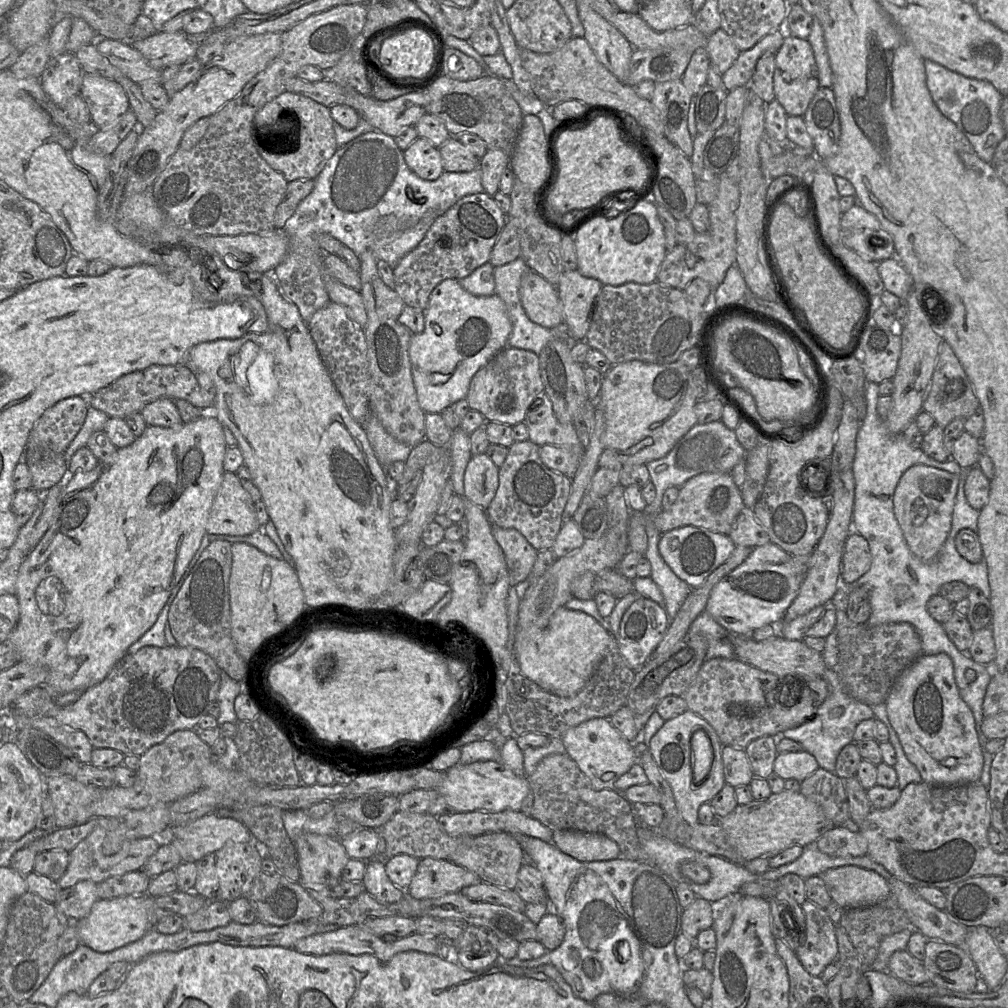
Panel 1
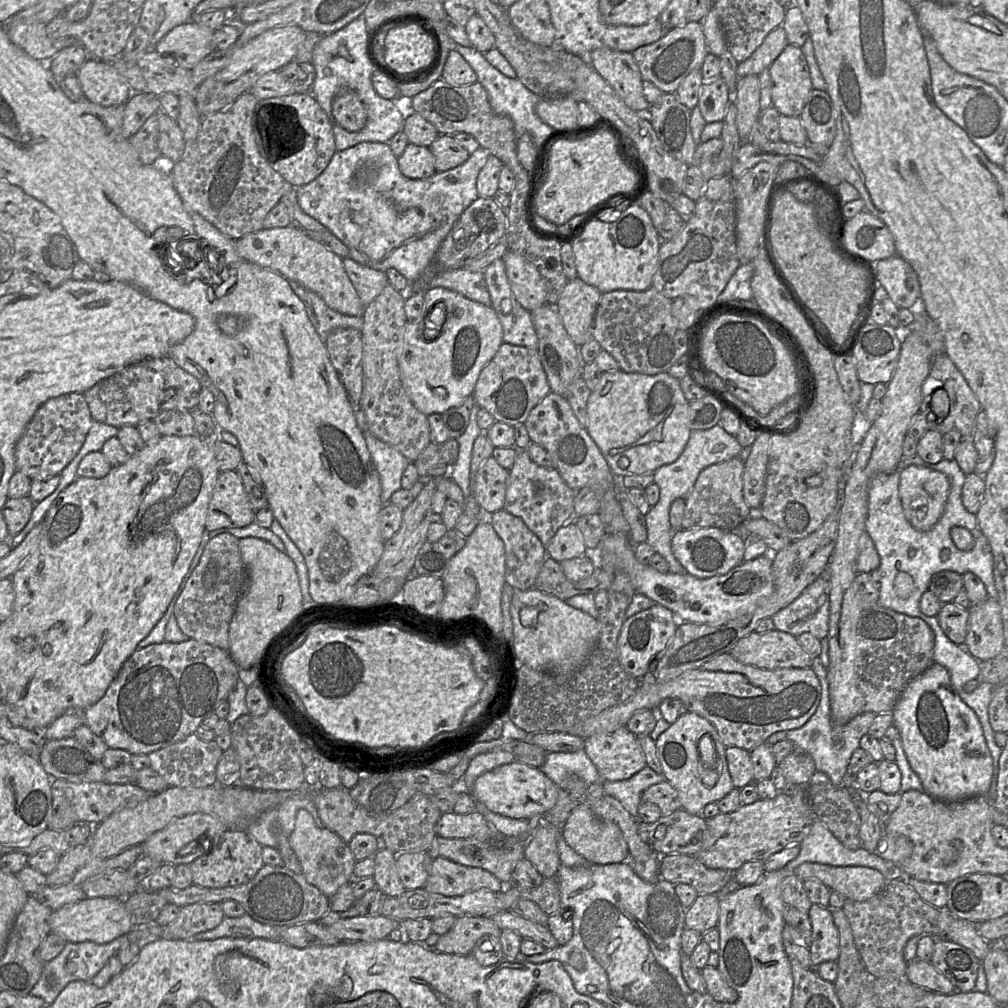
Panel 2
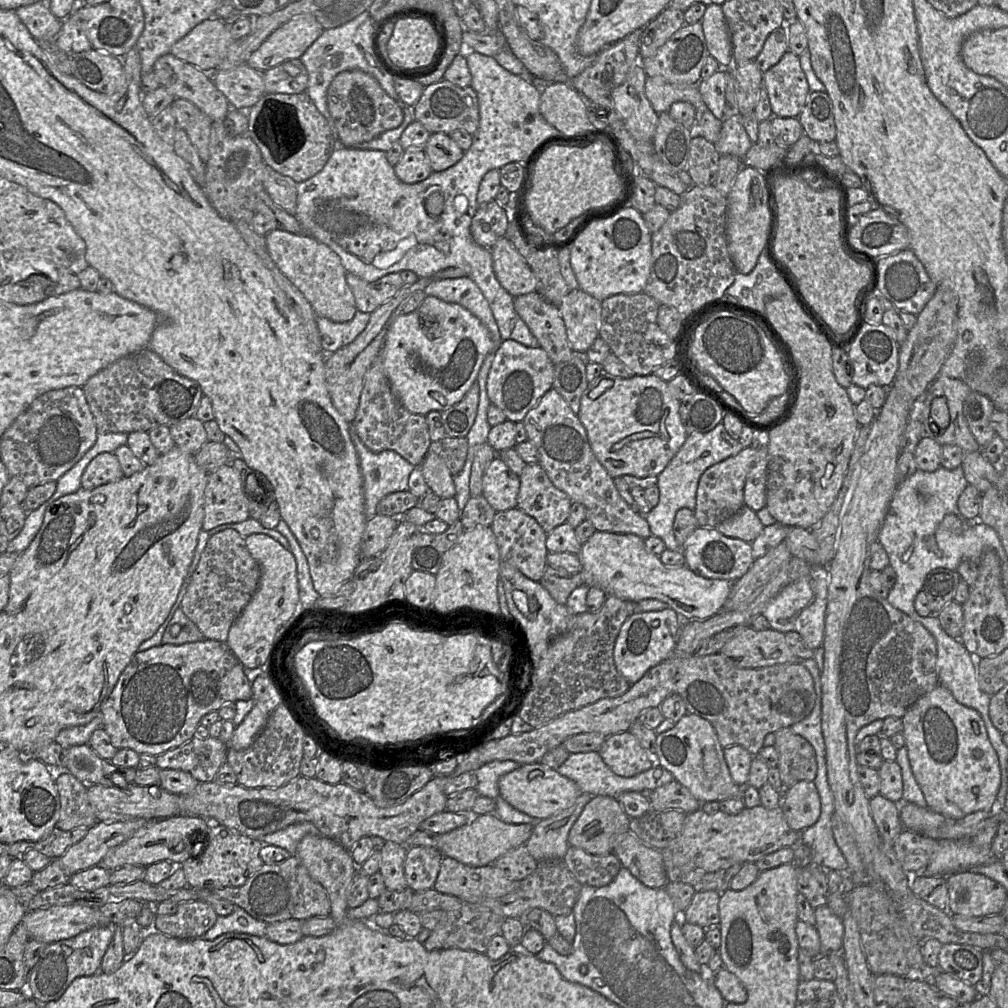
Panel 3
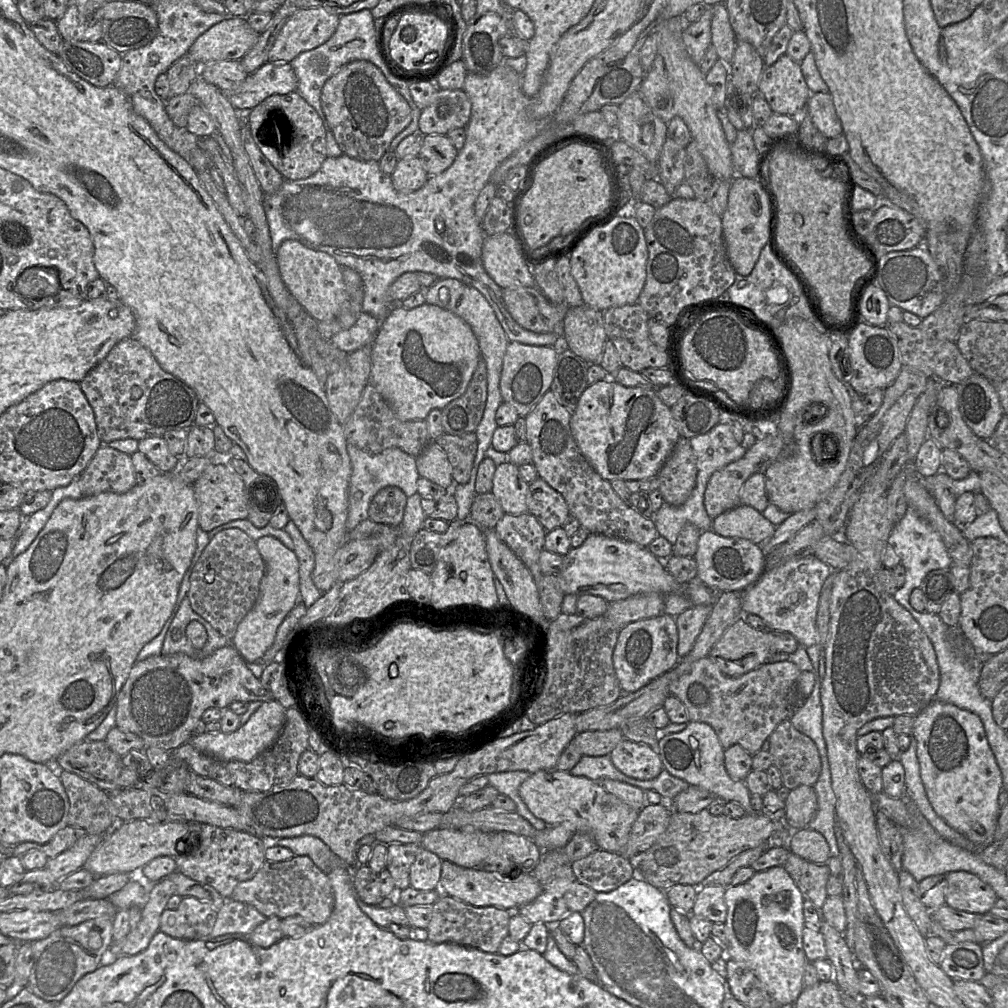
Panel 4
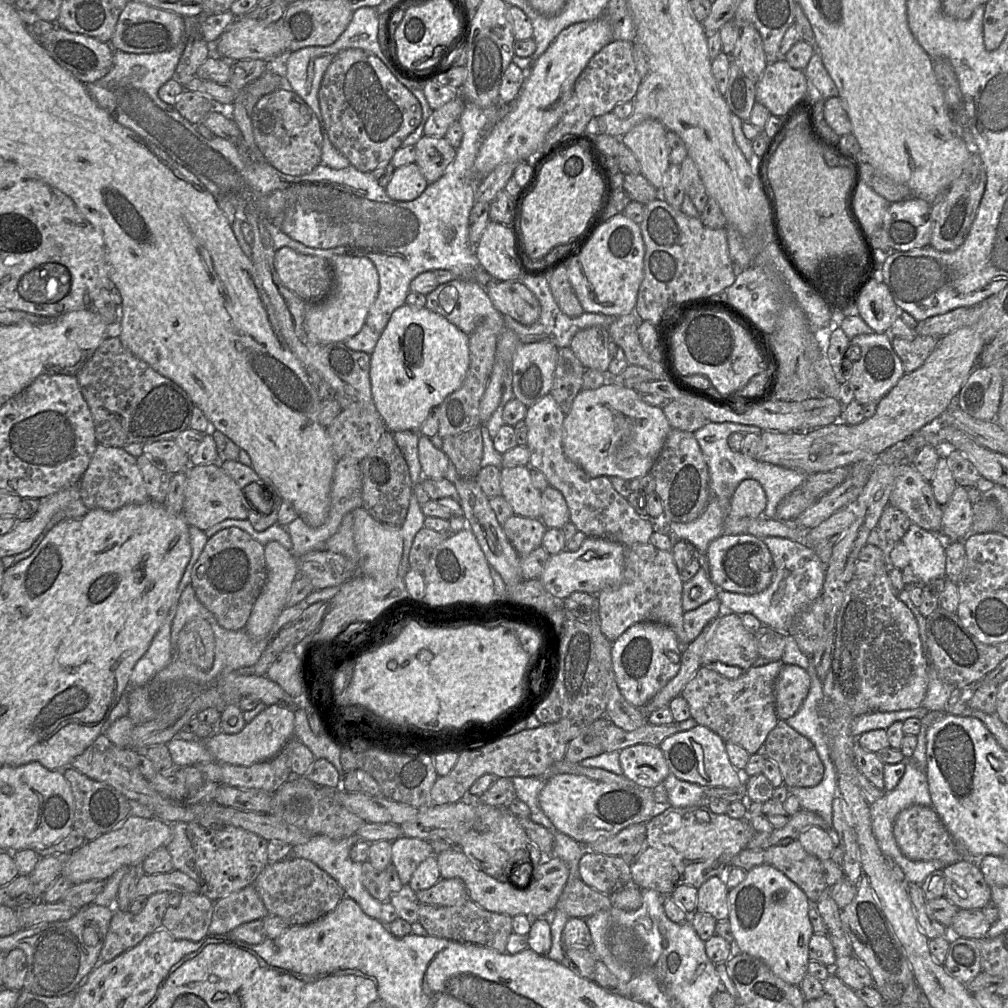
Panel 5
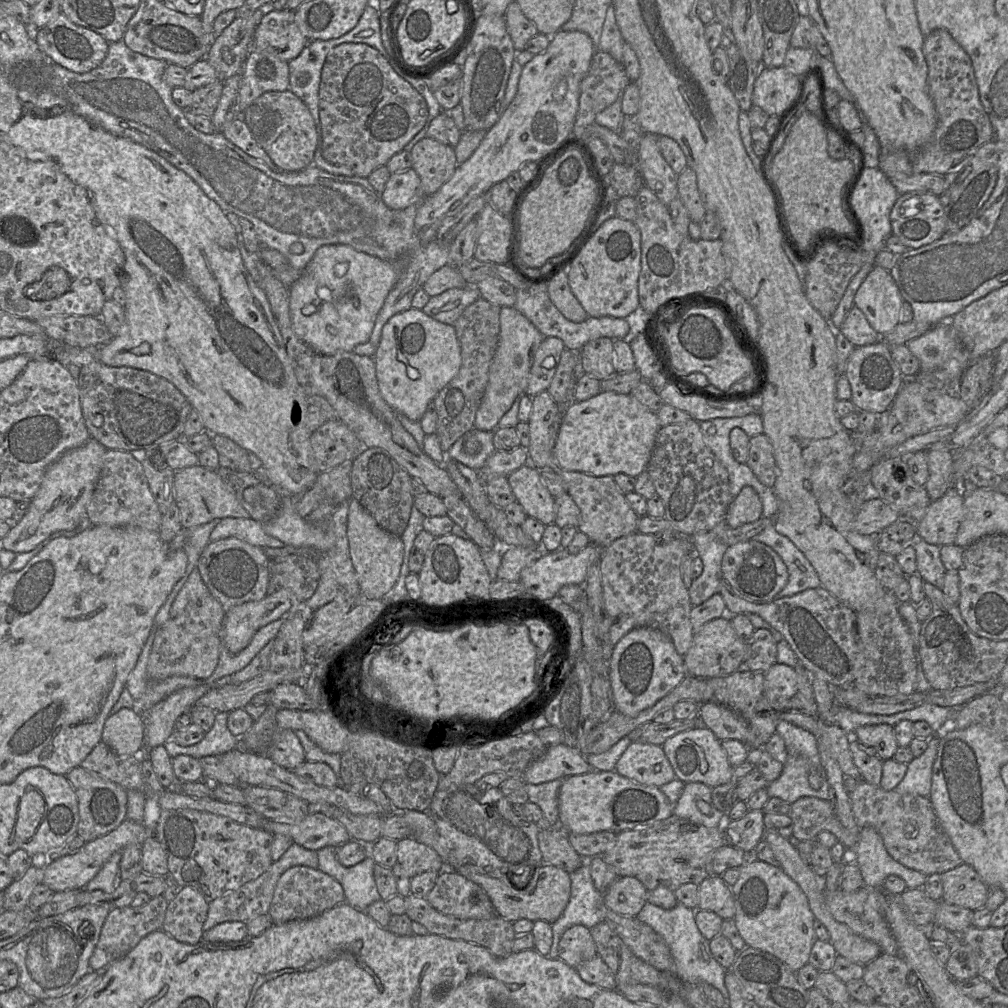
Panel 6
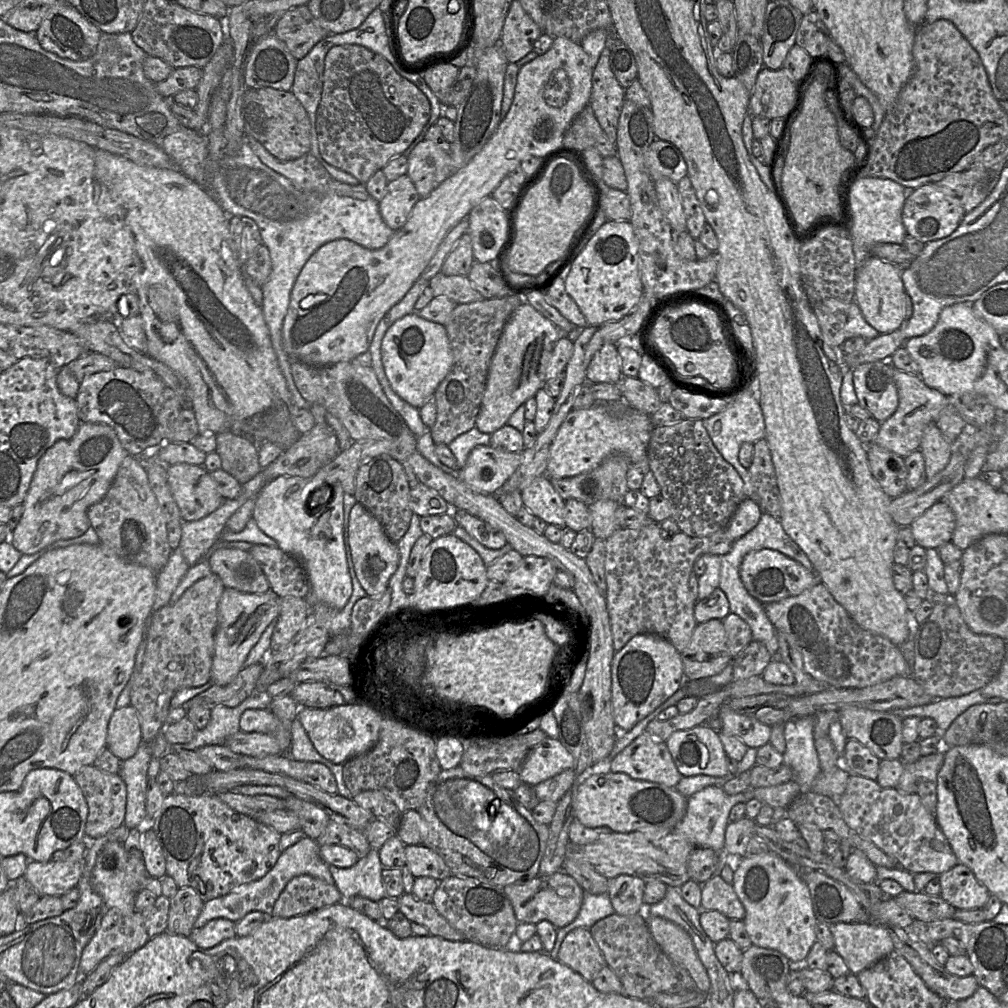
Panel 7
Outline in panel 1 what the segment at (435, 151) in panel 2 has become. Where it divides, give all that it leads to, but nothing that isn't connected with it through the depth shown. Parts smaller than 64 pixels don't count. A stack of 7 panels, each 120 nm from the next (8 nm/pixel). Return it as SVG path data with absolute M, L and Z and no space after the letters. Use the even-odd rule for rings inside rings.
M450 136L439 151L446 172L470 172L479 166L480 159L458 137Z

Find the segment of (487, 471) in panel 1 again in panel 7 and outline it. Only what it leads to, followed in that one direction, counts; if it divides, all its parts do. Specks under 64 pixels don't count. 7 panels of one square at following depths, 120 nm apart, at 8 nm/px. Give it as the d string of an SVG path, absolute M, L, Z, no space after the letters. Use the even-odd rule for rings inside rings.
M546 475L536 477L521 491L523 505L536 517L559 528L566 527L565 500L557 493Z

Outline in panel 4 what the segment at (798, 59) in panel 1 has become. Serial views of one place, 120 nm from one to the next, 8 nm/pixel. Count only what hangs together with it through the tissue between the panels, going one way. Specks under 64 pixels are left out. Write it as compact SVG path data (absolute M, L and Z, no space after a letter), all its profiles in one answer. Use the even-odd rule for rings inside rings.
M787 54L771 66L765 66L759 80L758 93L768 102L775 114L799 117L805 112L811 92L803 77L800 63L794 61Z

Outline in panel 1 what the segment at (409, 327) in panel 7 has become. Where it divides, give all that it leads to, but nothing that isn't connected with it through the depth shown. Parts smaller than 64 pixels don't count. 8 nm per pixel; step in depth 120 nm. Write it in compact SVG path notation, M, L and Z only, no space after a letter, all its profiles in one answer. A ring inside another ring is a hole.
M446 279L432 291L423 310L424 330L412 334L409 356L418 403L425 413L441 413L451 404L465 399L475 373L499 351L507 347L512 323L503 300L497 295L475 296L467 292L457 279Z

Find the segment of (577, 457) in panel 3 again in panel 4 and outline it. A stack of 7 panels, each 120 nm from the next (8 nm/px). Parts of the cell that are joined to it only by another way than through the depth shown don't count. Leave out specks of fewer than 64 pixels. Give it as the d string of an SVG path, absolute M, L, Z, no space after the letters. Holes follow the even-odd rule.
M548 390L525 416L527 443L533 454L538 476L565 499L570 515L590 534L630 541L648 548L659 536L654 522L626 504L612 489L610 481L602 478L579 450L570 428L572 413Z

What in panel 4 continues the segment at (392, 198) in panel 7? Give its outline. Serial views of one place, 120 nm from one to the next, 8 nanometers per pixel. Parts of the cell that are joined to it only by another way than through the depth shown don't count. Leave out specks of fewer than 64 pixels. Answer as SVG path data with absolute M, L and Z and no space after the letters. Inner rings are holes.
M418 156L399 160L391 174L394 188L401 193L419 190L426 184L429 177Z

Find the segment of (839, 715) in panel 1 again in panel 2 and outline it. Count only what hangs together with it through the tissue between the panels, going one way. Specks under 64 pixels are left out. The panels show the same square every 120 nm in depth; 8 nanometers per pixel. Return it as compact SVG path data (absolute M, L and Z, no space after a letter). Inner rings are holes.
M813 658L814 664L811 664L812 670L815 672L816 676L819 676L820 686L821 686L821 698L818 704L818 707L815 713L810 717L810 719L800 728L789 730L786 732L787 740L790 740L796 747L797 750L804 751L808 753L815 764L816 771L825 773L833 785L836 787L845 787L849 786L849 779L847 774L847 766L849 760L853 754L853 752L859 747L860 739L863 735L868 733L868 729L876 717L876 713L874 712L864 712L861 713L854 718L852 718L849 722L842 726L834 725L831 720L831 713L830 713L830 698L829 698L829 686L828 686L828 679L827 679L827 668L825 668L819 658Z

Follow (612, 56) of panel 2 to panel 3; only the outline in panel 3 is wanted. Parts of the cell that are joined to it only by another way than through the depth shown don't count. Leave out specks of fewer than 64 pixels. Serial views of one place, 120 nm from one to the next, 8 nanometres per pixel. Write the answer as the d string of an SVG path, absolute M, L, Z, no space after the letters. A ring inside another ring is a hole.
M637 63L627 74L625 81L614 88L610 95L613 106L620 115L625 128L639 141L652 141L659 116L645 95L646 78L647 75L641 63Z

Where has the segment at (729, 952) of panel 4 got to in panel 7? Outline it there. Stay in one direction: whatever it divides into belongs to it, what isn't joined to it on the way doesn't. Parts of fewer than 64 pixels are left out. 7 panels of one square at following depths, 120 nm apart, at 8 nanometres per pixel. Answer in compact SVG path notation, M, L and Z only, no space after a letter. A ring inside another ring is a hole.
M772 851L745 856L734 863L733 888L745 908L743 922L752 944L777 950L791 963L805 963L808 953L817 941L815 927L818 922L811 901L810 891L801 876L779 855Z

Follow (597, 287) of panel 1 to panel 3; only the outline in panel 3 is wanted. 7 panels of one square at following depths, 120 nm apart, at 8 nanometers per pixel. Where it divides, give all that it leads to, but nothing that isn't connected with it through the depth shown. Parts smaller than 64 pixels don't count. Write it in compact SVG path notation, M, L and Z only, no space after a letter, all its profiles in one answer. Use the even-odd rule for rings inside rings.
M580 288L570 290L559 305L572 350L583 355L599 337L601 302Z

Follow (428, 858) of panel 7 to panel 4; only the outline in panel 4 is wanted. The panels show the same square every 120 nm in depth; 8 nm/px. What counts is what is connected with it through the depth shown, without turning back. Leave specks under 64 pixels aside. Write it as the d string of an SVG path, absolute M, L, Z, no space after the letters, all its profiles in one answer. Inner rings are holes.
M421 843L387 845L386 869L394 880L397 892L410 886L410 867L420 849Z

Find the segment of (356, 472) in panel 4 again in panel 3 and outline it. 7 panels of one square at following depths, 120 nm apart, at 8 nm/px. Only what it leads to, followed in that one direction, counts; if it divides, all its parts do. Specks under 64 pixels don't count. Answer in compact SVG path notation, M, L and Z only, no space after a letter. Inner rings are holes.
M352 426L350 437L359 458L365 515L369 521L377 514L377 505L385 496L409 490L408 480L415 466L393 450L371 451Z

